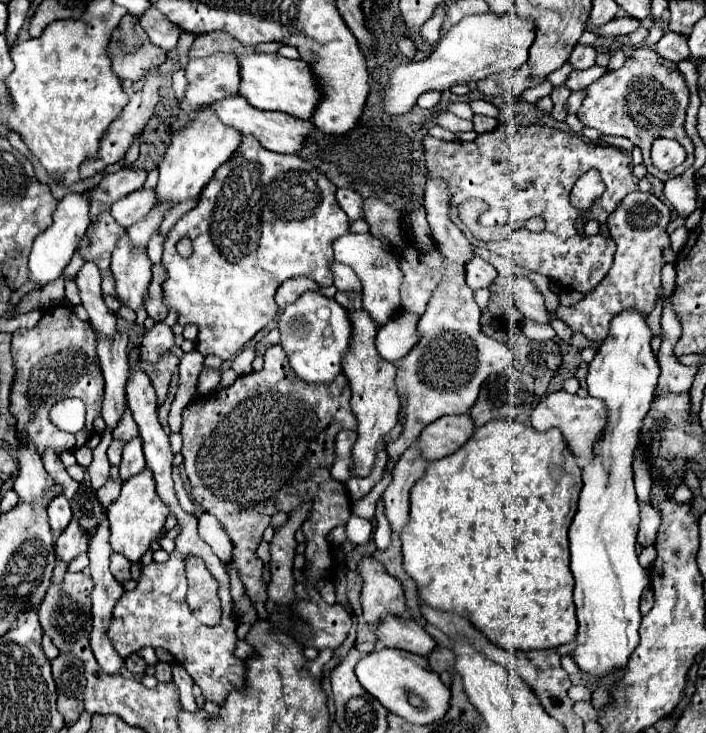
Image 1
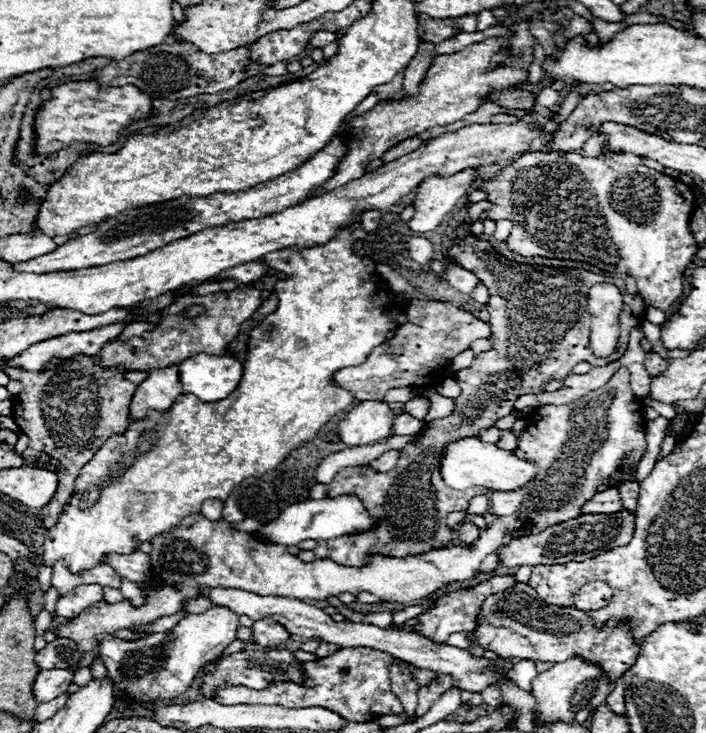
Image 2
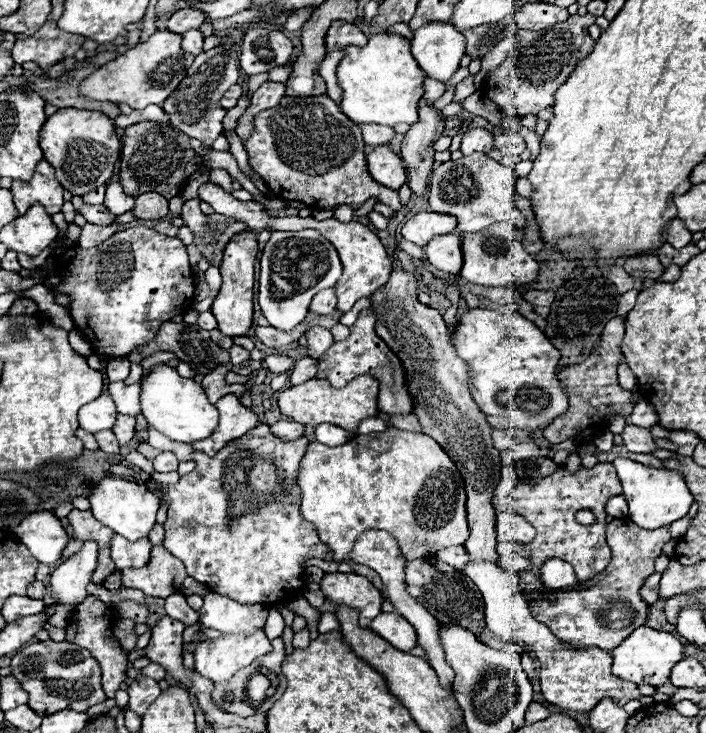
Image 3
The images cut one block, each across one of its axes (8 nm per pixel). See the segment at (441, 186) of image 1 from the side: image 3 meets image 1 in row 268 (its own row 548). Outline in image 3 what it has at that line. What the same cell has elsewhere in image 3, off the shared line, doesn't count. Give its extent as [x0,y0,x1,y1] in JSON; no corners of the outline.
[436,546,468,570]

